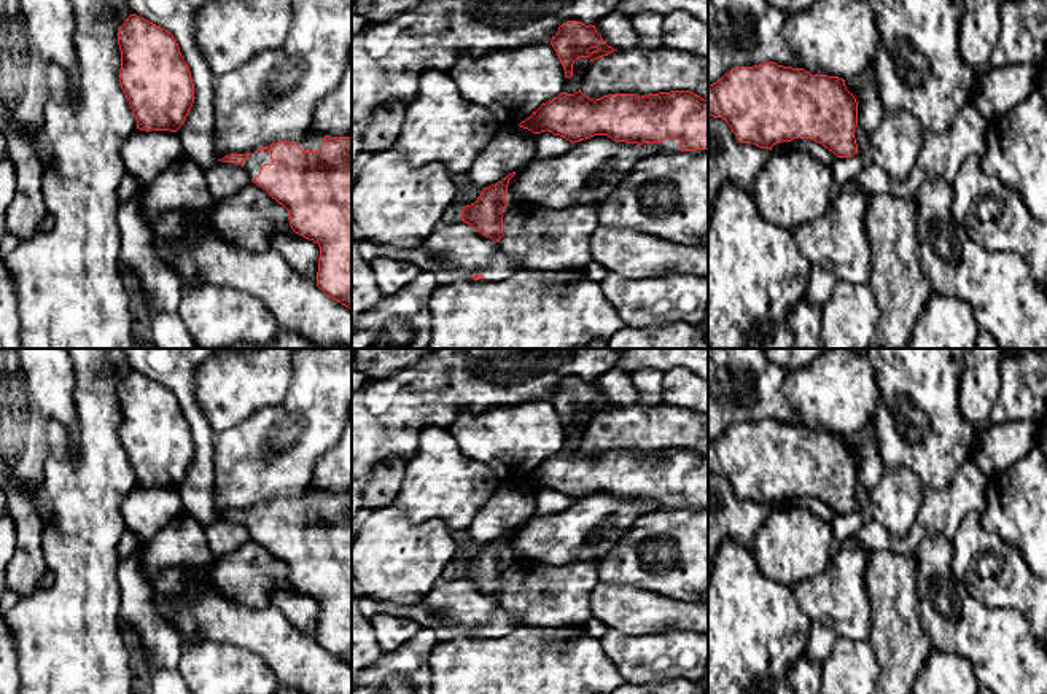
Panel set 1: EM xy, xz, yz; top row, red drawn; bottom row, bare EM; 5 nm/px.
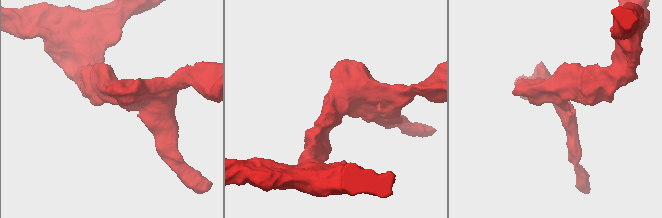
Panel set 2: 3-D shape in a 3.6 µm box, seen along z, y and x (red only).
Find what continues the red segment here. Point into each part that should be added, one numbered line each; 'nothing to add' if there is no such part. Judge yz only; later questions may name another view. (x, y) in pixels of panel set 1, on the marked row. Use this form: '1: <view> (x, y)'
nothing to add

